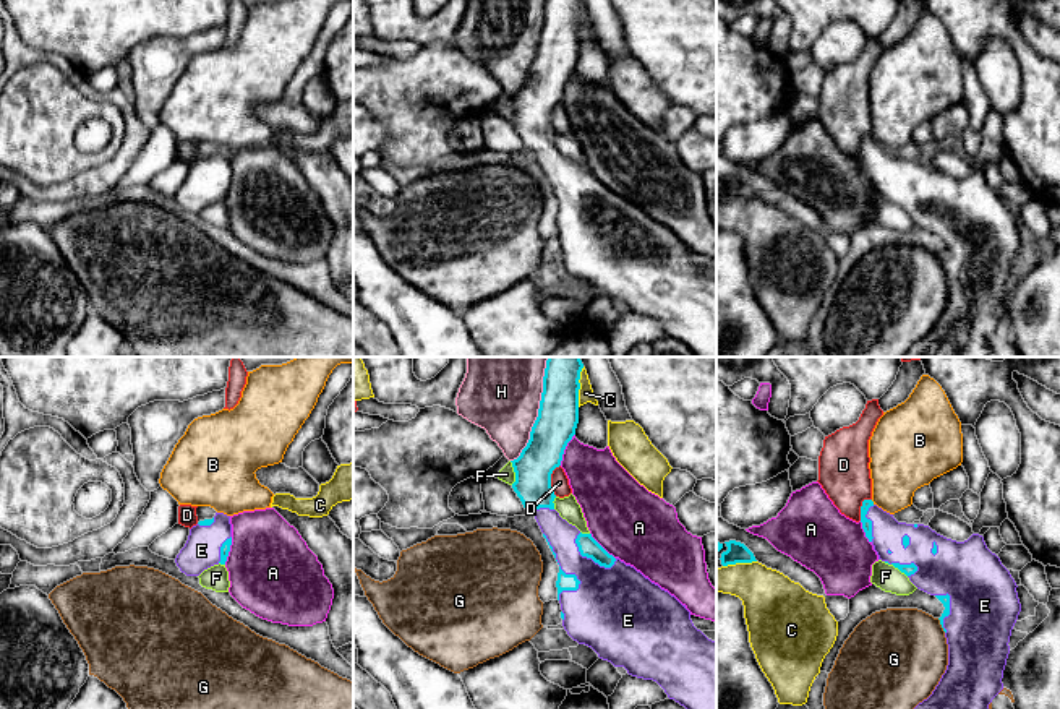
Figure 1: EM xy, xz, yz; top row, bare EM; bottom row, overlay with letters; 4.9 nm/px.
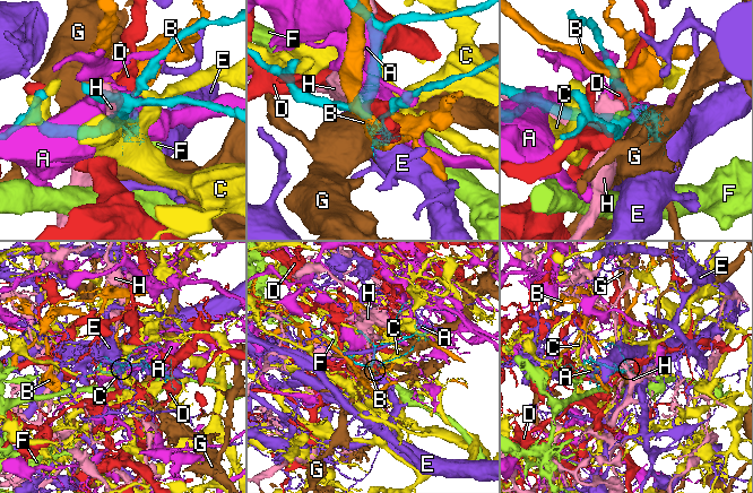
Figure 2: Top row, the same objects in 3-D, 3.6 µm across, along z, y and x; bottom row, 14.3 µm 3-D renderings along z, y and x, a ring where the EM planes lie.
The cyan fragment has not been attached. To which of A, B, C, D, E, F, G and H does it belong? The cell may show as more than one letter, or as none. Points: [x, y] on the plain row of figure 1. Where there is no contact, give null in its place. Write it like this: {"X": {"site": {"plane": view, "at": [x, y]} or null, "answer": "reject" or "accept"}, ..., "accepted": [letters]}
{"A": {"site": {"plane": "xz", "at": [564, 85]}, "answer": "reject"}, "B": {"site": {"plane": "yz", "at": [872, 138]}, "answer": "reject"}, "C": {"site": {"plane": "xz", "at": [579, 23]}, "answer": "reject"}, "D": {"site": {"plane": "xz", "at": [550, 117]}, "answer": "reject"}, "E": {"site": {"plane": "xz", "at": [568, 211]}, "answer": "accept"}, "F": {"site": {"plane": "xz", "at": [514, 107]}, "answer": "reject"}, "G": {"site": {"plane": "yz", "at": [940, 260]}, "answer": "reject"}, "H": {"site": {"plane": "xz", "at": [538, 51]}, "answer": "reject"}, "accepted": ["E"]}

